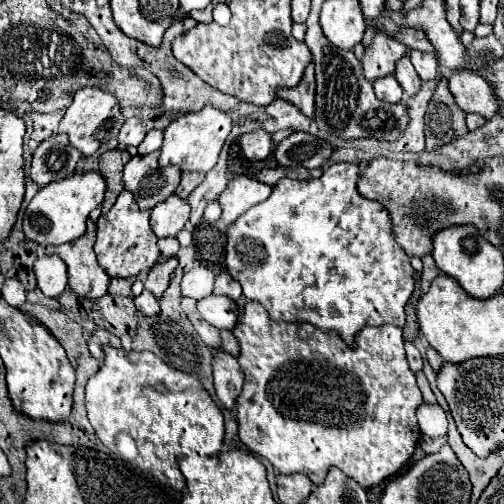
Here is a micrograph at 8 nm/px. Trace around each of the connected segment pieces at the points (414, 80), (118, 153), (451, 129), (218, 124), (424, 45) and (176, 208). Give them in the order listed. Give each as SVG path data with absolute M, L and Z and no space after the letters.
M402 56L402 58L396 62L394 76L396 76L396 80L400 82L400 86L404 88L404 92L406 92L408 96L412 96L412 94L416 94L416 92L420 90L420 82L422 82L422 80L418 78L418 74L416 74L412 62L410 62L410 56Z
M108 150L100 156L100 174L106 180L106 198L102 202L102 214L110 212L118 194L124 190L122 170L128 160L130 160L130 154L126 150Z
M442 78L436 86L434 96L428 102L428 112L424 114L424 132L426 132L426 148L438 148L454 138L464 136L468 132L464 122L464 112L456 104L450 88L448 78Z
M204 106L200 112L184 114L176 118L166 130L164 130L164 144L160 148L160 166L178 166L180 170L194 170L194 172L208 172L214 168L218 154L222 150L222 144L226 136L230 134L232 120L226 112L216 110L214 106Z
M410 28L410 30L398 30L398 32L394 34L394 38L396 38L398 42L402 42L404 46L412 48L412 50L434 52L434 50L432 50L432 44L426 40L424 34L420 34L420 30L414 30L414 28Z
M170 196L152 208L150 226L158 238L176 236L190 216L190 204L180 196Z

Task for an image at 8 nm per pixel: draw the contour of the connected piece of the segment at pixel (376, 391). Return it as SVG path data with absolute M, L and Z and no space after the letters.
M246 302L244 306L244 314L240 318L240 322L236 324L236 328L232 330L234 336L240 342L240 356L238 362L242 366L244 372L244 388L242 394L238 396L238 406L236 406L236 420L238 420L238 428L240 428L240 440L248 446L250 452L270 460L270 464L280 472L280 474L304 474L312 480L312 484L320 486L328 474L328 470L332 466L340 468L348 478L354 478L362 488L372 488L378 486L380 482L384 482L386 478L390 478L392 474L396 474L406 462L408 458L414 454L416 442L420 440L420 428L416 424L416 408L424 402L422 394L416 386L416 376L410 372L408 362L406 362L406 352L404 352L404 340L402 340L402 330L398 326L378 326L378 328L364 328L362 332L356 334L354 346L344 344L344 340L340 340L340 336L336 336L336 332L322 332L320 328L312 326L312 324L284 324L284 322L274 322L270 320L268 312L256 304L256 302Z

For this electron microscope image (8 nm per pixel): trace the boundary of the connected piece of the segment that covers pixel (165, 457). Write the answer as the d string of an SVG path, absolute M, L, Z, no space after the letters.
M104 346L104 364L86 384L86 412L96 436L102 440L110 451L117 452L121 458L134 468L145 474L152 474L162 486L174 488L184 498L184 474L180 470L180 460L184 458L208 458L222 451L224 436L224 418L220 408L214 404L210 394L204 390L202 382L178 368L164 364L152 352L126 352L124 348L116 350L112 346Z

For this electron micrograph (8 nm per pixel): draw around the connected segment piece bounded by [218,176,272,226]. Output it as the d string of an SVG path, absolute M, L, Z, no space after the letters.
M236 176L228 188L220 196L220 206L222 206L222 222L230 226L240 214L244 214L248 208L254 204L266 200L270 196L270 186L248 178L248 176Z

